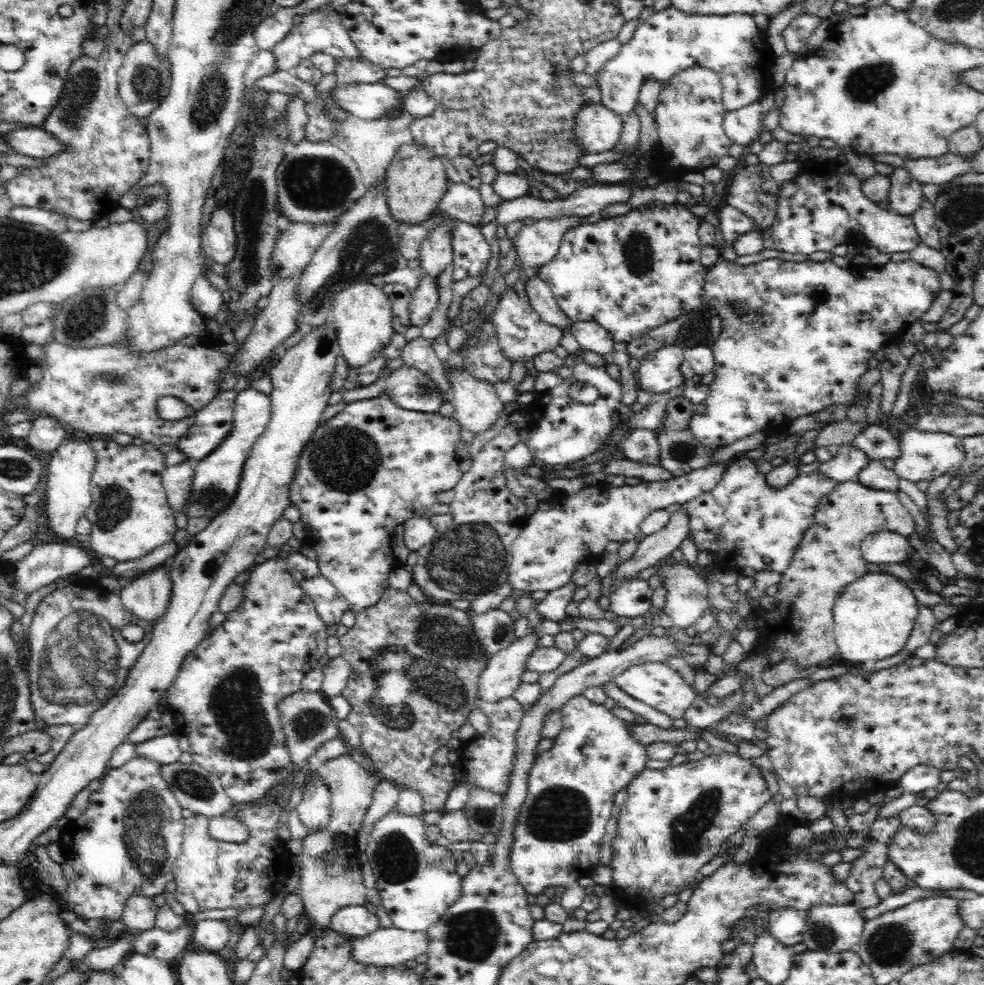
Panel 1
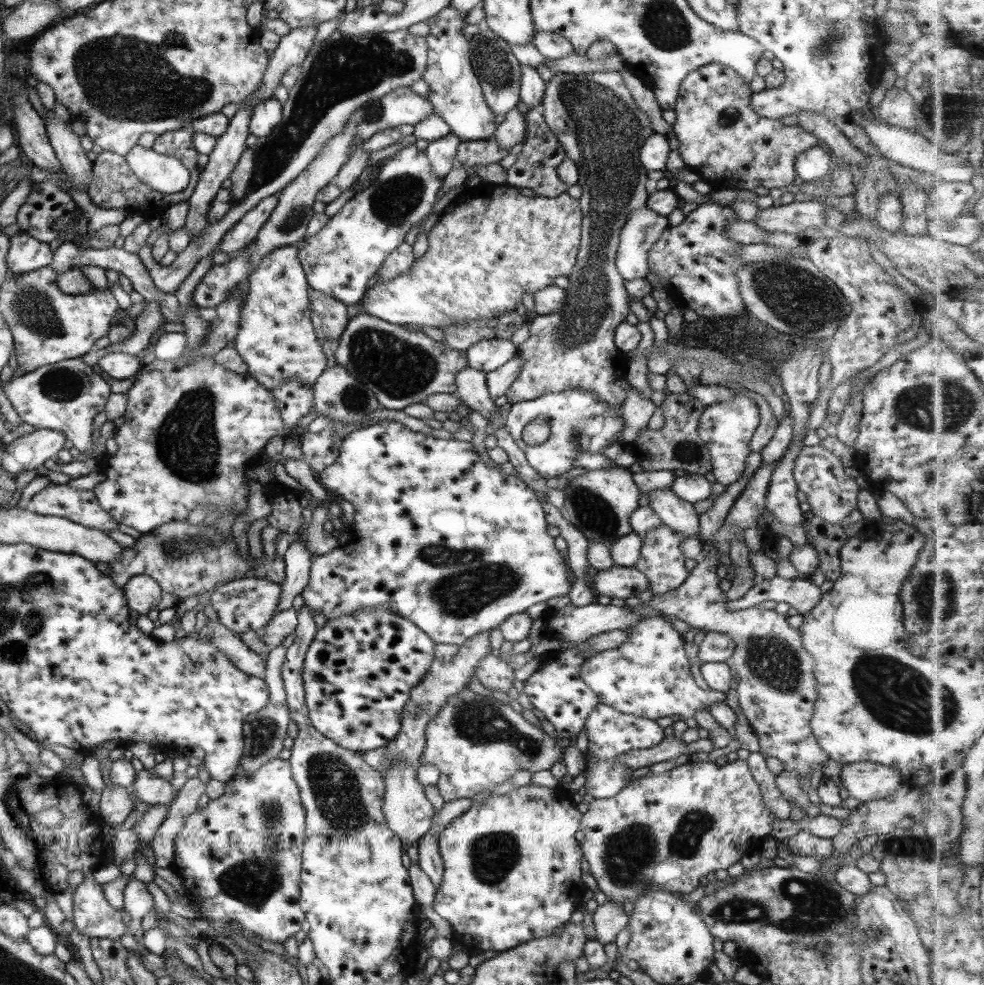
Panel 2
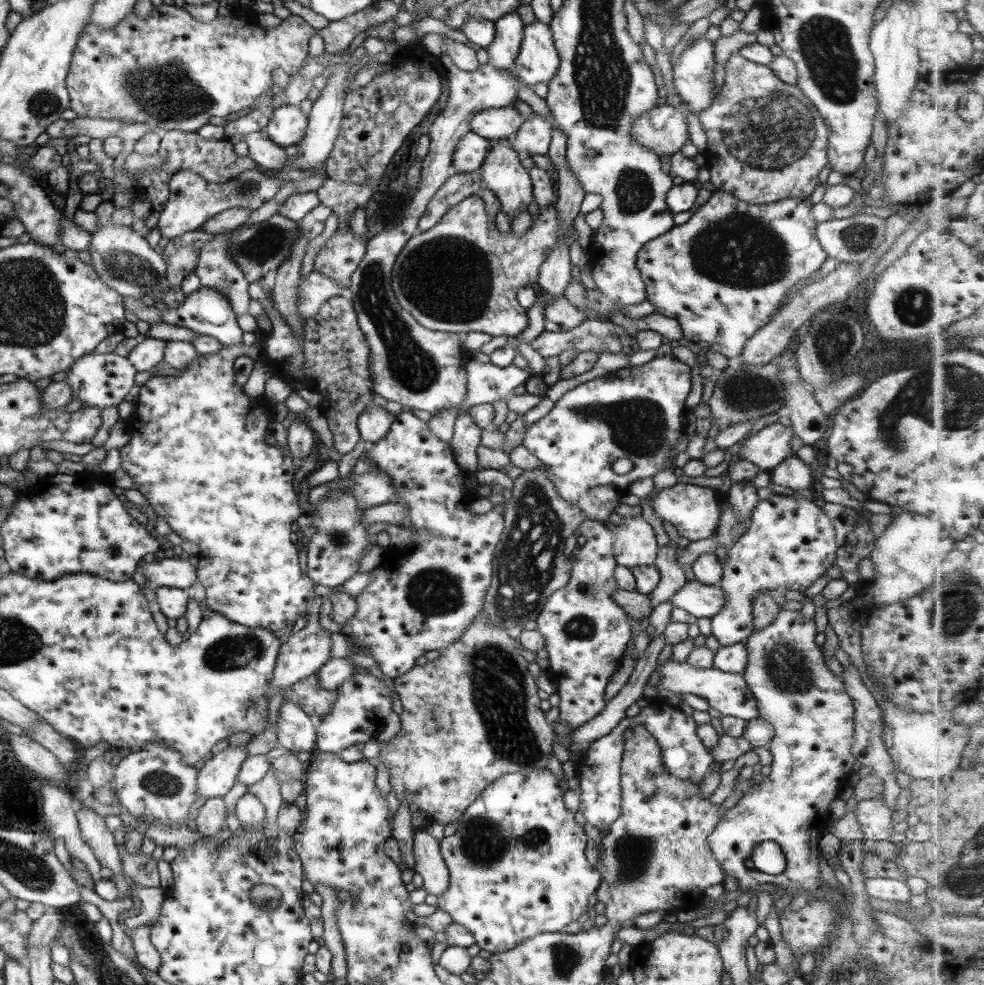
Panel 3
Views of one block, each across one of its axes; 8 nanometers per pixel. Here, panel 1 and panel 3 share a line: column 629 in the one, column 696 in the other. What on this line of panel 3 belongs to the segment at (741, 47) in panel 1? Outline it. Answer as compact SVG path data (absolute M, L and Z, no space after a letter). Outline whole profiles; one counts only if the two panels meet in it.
M701 36L680 48L679 60L671 65L674 90L689 112L697 114L714 98L711 93L715 66L713 42Z

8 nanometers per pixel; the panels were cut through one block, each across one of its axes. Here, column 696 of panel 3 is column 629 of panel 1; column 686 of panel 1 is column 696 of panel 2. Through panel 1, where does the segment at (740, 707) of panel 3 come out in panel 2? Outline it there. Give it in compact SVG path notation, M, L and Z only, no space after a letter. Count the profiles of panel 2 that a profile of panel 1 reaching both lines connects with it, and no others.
M643 617L626 628L626 639L621 644L587 657L579 665L578 677L596 694L599 703L621 714L654 721L673 714L689 718L697 709L708 710L711 703L725 703L725 692L703 691L695 685L682 643L682 635L666 617Z

